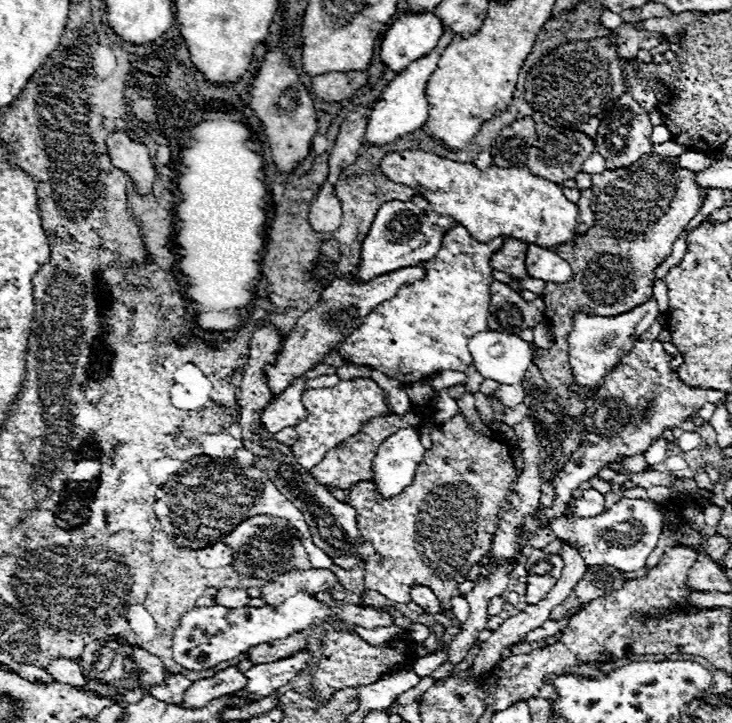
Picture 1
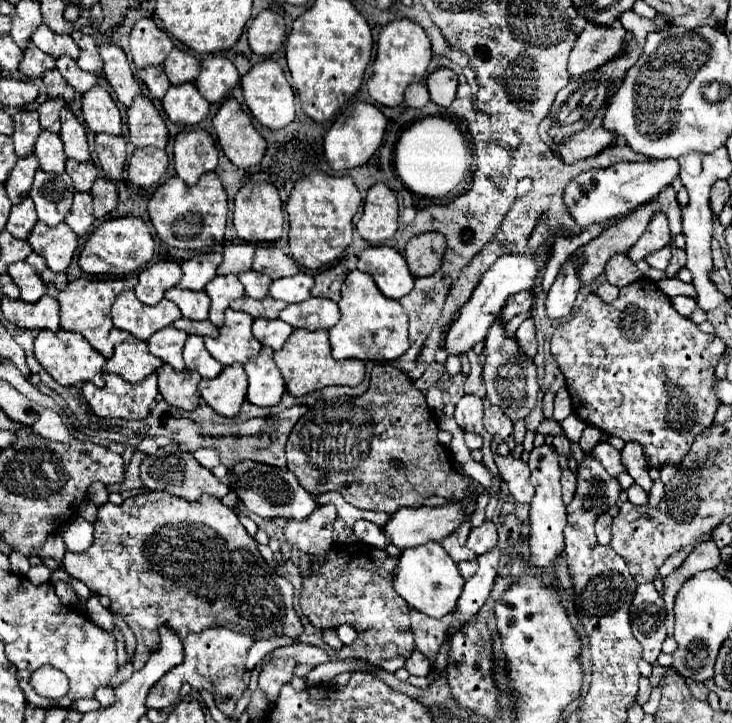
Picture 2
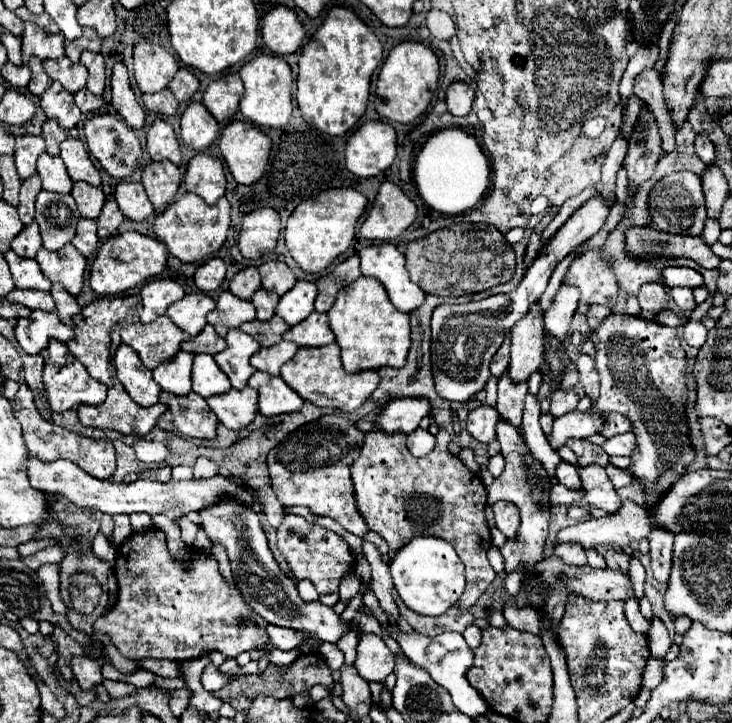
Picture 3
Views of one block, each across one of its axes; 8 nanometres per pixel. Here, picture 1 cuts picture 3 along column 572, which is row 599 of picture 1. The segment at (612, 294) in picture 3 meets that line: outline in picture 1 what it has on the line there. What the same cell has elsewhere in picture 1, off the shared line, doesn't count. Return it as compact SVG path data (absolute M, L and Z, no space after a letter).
M292 570L286 574L276 576L270 584L262 588L262 600L268 606L278 606L286 598L298 594L298 592L326 592L336 584L336 576L330 570Z

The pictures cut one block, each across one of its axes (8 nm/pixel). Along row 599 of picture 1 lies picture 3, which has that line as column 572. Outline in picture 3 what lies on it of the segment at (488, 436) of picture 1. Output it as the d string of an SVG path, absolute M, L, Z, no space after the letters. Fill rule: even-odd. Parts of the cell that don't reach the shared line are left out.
M554 390L552 396L550 396L550 412L554 418L562 416L562 414L568 414L570 410L576 410L580 402L580 396L576 390ZM570 438L566 442L566 446L576 454L578 458L578 466L590 466L590 464L598 464L598 466L606 466L608 464L608 454L592 444L590 440L576 440L576 438Z

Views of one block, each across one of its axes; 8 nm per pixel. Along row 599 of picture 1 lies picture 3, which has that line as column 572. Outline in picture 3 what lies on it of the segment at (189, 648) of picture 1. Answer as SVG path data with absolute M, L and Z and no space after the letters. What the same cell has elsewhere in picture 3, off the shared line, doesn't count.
M560 286L560 290L554 296L554 302L550 304L550 308L544 314L544 328L548 334L552 334L554 338L558 338L560 342L564 340L568 328L570 328L570 320L576 312L576 302L578 302L580 294L576 292L576 288L564 288Z

